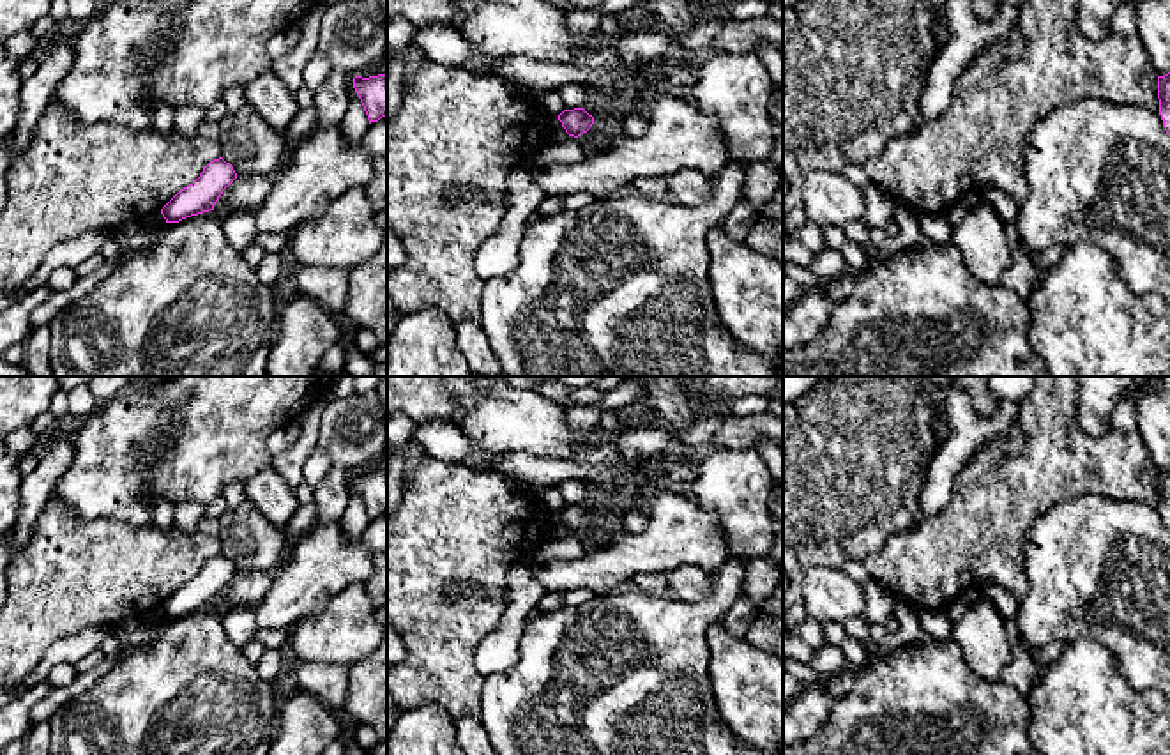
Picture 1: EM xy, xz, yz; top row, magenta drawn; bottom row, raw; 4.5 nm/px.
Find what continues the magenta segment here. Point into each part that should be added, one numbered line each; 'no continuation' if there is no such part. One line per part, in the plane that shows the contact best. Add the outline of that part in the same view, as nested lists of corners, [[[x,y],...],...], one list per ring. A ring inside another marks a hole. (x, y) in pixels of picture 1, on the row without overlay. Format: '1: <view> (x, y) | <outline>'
no continuation

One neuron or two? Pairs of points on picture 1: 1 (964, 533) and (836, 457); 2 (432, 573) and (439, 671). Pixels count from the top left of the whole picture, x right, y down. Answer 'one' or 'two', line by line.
1: two
2: one

